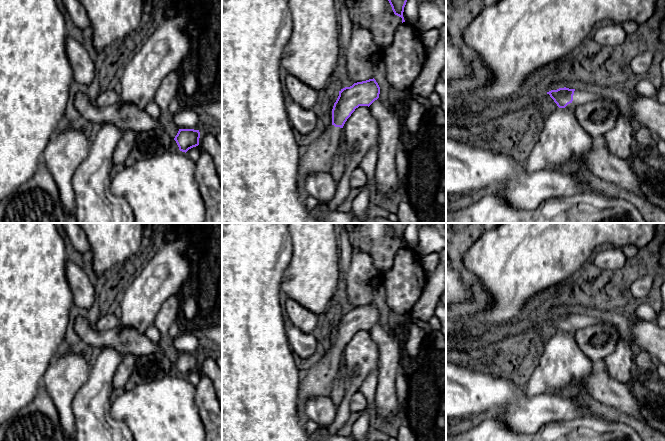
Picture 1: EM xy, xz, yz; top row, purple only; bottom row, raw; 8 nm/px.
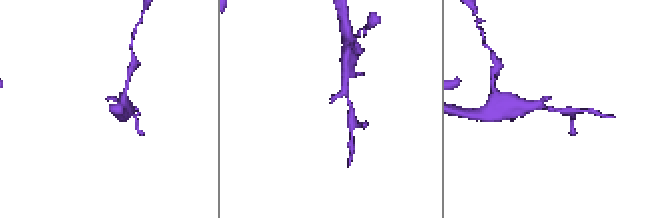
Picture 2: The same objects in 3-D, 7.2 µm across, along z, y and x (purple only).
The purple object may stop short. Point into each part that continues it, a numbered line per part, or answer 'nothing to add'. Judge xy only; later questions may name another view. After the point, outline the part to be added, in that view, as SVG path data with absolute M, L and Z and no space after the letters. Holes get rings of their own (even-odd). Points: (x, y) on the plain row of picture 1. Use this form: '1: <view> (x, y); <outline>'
nothing to add

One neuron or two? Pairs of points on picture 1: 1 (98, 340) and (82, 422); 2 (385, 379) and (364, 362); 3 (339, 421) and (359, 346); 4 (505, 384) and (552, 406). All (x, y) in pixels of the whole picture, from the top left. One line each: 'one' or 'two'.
1: two
2: two
3: one
4: one

